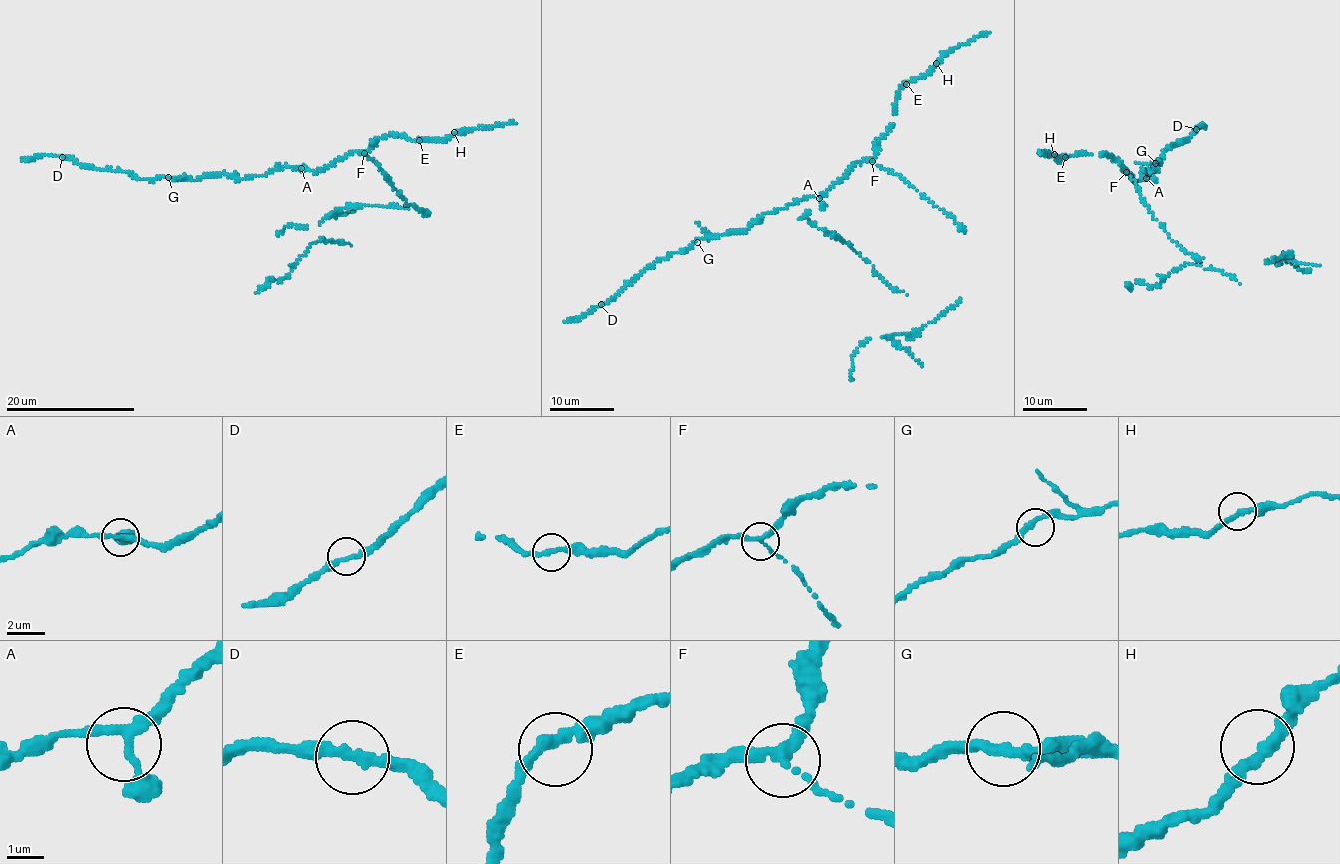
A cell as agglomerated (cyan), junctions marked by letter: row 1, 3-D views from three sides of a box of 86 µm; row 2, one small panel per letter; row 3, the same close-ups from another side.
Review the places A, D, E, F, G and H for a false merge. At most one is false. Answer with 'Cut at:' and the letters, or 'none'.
Cut at: F

